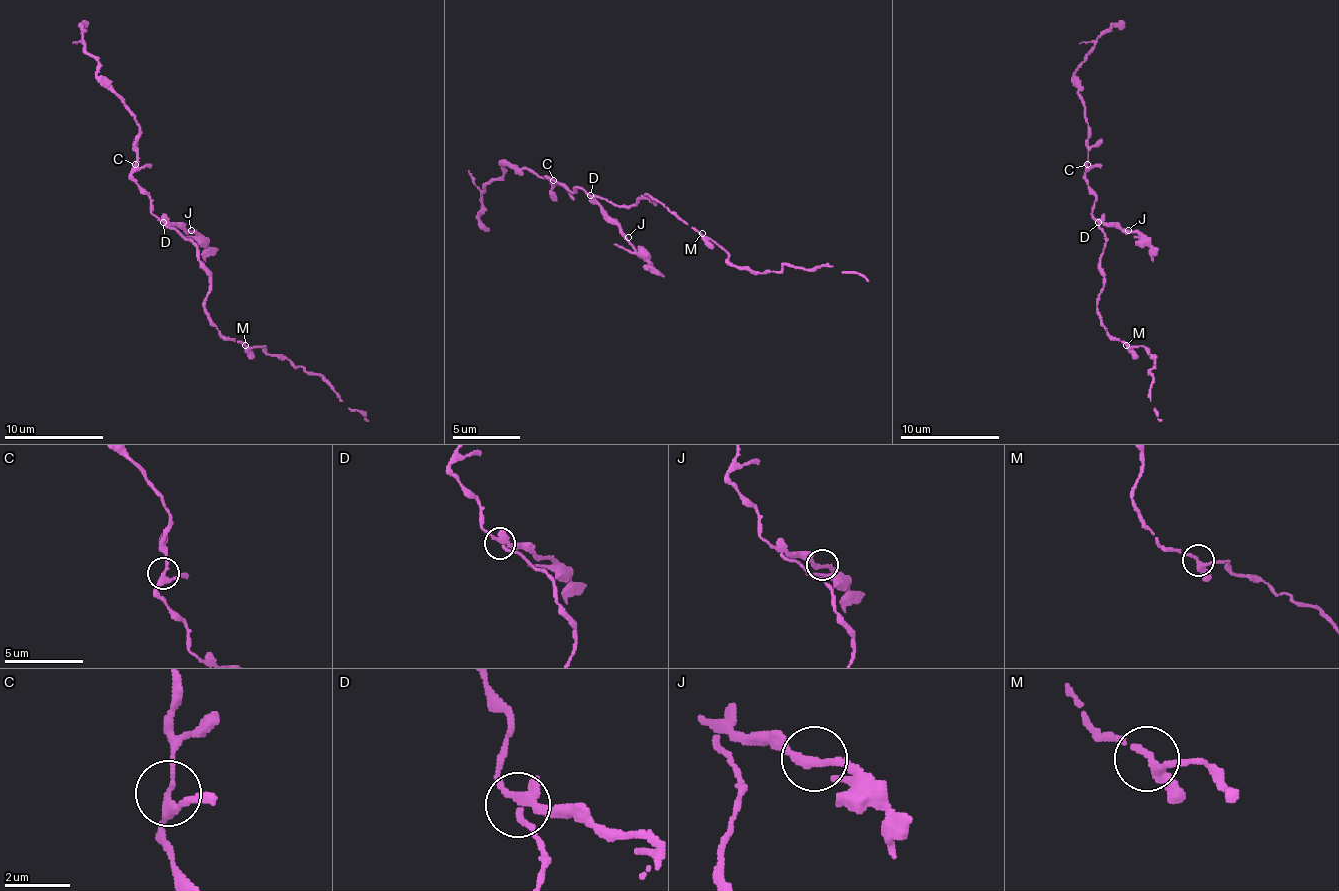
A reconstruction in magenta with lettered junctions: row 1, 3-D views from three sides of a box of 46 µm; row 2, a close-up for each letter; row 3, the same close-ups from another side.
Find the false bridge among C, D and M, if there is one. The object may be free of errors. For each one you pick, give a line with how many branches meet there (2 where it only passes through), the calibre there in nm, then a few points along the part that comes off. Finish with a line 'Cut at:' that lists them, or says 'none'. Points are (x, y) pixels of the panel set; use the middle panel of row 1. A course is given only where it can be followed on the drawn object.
D: Branches: 3. Thickness 240 nm. Course of the part to remove: (591, 196), (628, 243), (665, 277)
Cut at: D

